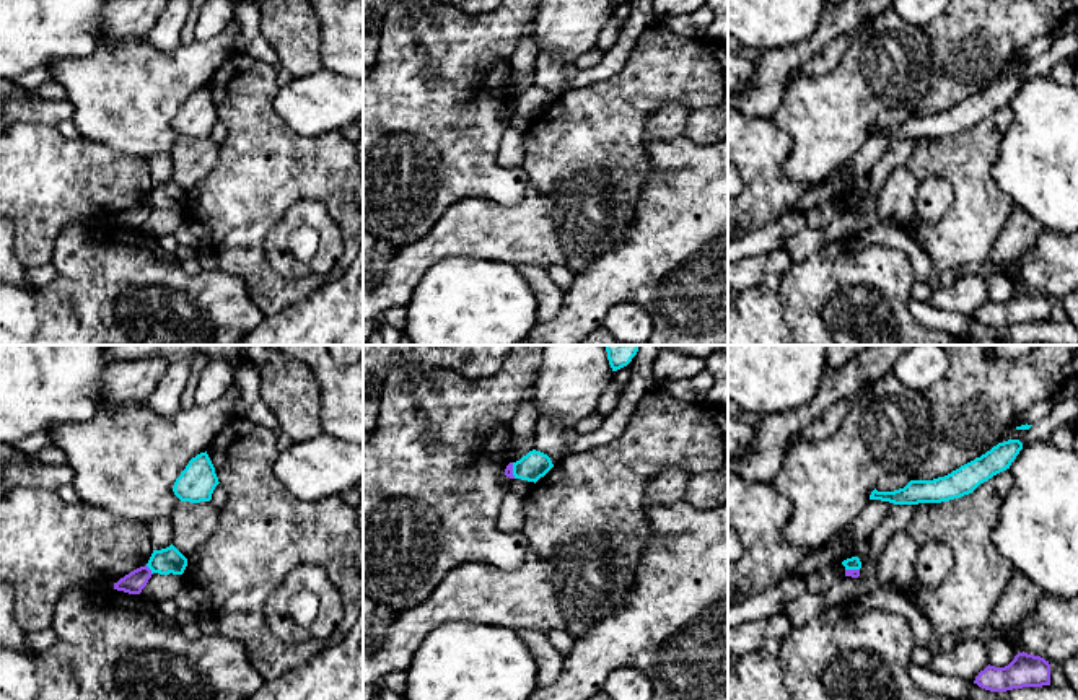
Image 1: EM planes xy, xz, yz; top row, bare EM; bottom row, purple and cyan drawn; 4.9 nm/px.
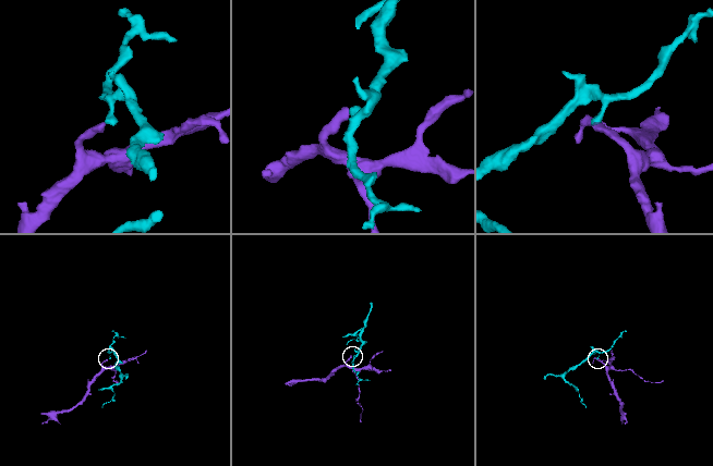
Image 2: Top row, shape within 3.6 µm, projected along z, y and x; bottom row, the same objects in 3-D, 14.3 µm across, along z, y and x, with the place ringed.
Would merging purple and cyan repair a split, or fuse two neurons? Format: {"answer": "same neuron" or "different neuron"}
{"answer": "different neuron"}

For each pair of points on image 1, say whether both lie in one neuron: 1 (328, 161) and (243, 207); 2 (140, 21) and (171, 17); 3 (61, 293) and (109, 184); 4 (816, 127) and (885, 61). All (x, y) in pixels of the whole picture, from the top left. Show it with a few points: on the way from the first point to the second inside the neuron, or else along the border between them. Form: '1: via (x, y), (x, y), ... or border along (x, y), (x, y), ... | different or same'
1: via (306, 168), (282, 168), (264, 186) | same
2: border along (160, 17), (145, 38) | different
3: border along (85, 222), (69, 223), (59, 233), (56, 246) | different
4: via (832, 113), (868, 77) | same

